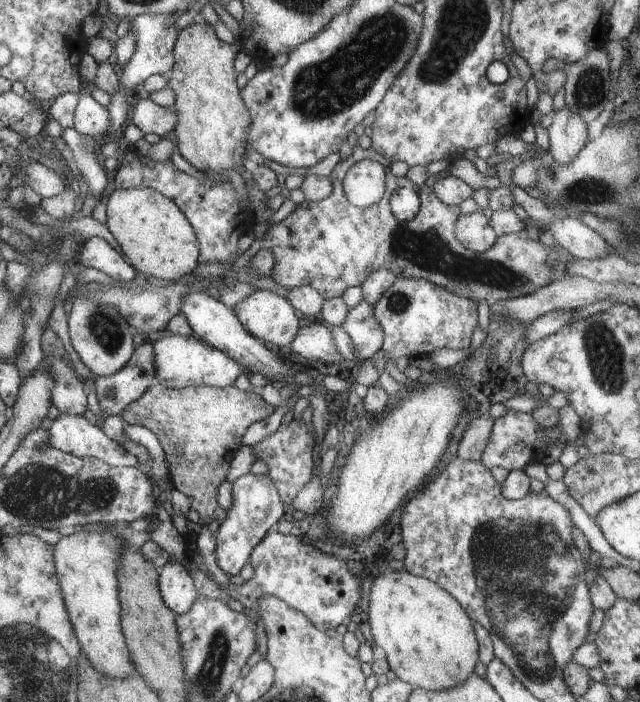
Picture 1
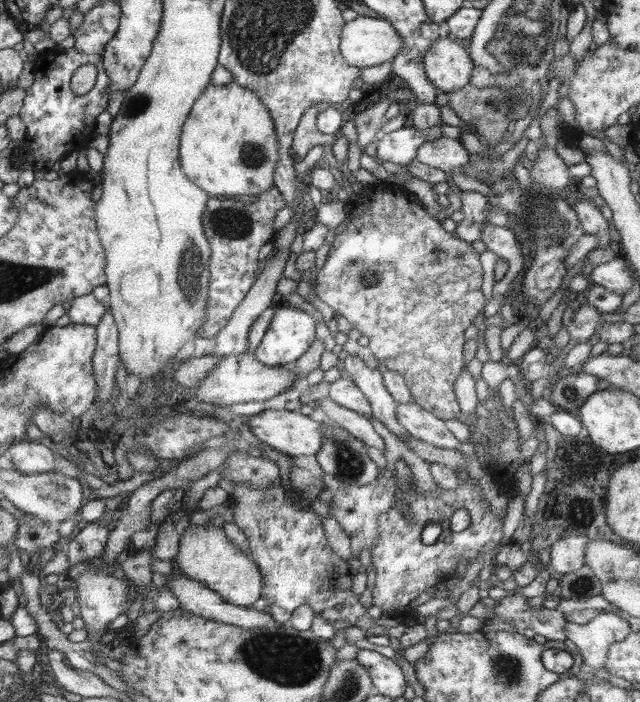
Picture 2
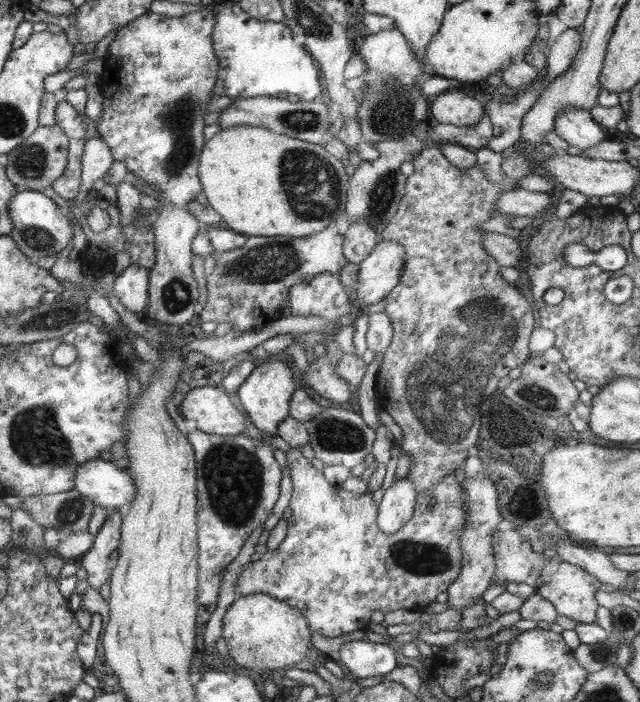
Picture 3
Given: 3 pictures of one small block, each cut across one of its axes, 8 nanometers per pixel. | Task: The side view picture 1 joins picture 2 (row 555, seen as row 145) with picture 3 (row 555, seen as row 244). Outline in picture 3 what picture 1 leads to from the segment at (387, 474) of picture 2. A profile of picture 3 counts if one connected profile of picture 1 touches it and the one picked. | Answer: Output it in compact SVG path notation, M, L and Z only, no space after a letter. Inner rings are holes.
M290 449L287 452L287 464L290 476L293 481L293 491L289 506L292 509L292 516L287 521L287 535L276 550L266 551L259 560L247 562L242 566L235 582L235 591L239 596L248 596L252 594L268 594L274 596L276 600L282 600L286 604L300 610L304 617L307 617L311 623L312 630L319 632L326 638L332 638L354 632L354 630L365 629L370 623L370 618L376 610L380 610L382 616L390 611L406 609L410 611L421 611L426 608L426 602L434 602L440 592L446 592L446 588L452 585L452 582L458 578L463 568L463 547L460 544L461 528L467 523L467 494L460 485L456 474L450 474L444 477L440 483L436 484L430 490L420 492L417 495L417 505L415 506L412 518L398 531L387 534L378 525L379 505L374 503L372 493L352 494L347 490L340 490L332 486L324 476L322 471L316 470L308 458L304 457L299 449ZM433 496L438 497L434 506L429 507L430 499ZM320 514L330 514L330 516L320 516ZM496 529L491 536L495 560L495 584L506 585L512 582L526 583L539 590L542 598L555 606L558 615L570 618L578 624L595 624L598 620L599 604L596 592L601 588L600 581L583 568L562 560L558 555L546 558L536 553L530 543L516 529Z

